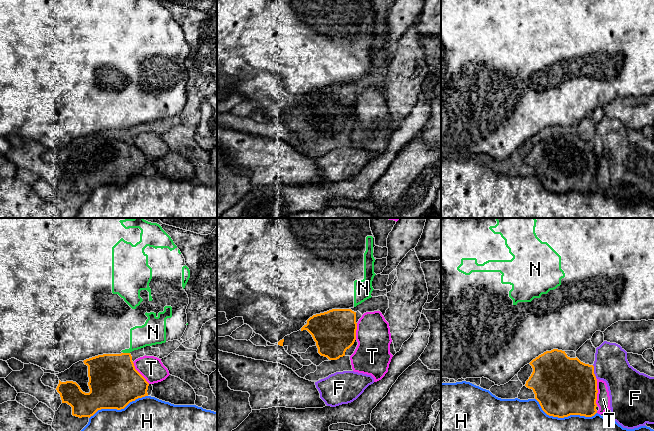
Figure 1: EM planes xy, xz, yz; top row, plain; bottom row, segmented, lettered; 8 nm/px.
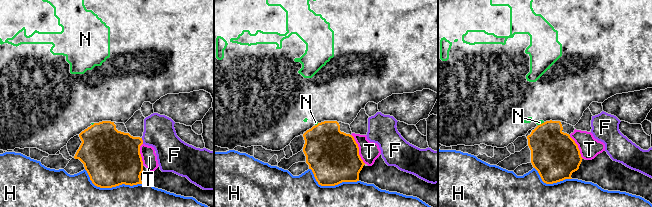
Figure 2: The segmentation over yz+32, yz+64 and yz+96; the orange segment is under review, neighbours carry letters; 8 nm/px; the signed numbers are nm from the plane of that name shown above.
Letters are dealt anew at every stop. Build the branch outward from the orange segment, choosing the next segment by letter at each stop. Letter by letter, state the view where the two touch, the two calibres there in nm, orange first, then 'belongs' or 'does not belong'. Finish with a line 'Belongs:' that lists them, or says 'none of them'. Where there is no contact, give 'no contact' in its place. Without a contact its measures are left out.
F: yz | 460/280 nm | does not belong
H: yz | 480/420 nm | does not belong
N: xy | 400/180 nm | does not belong
T: yz | 460/110 nm | does not belong
Belongs: none of them

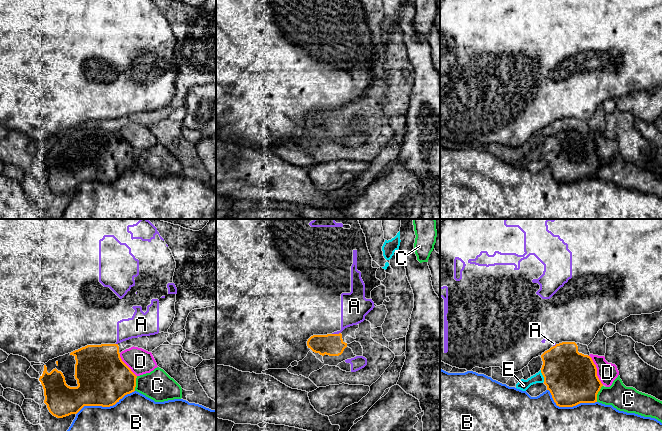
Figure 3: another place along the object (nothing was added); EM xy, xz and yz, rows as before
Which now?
A: xz | 180/200 nm | does not belong
B: xy | 420/500 nm | does not belong
C: yz | 420/200 nm | does not belong
D: yz | 420/160 nm | does not belong
E: yz | 420/90 nm | belongs
Belongs: E

